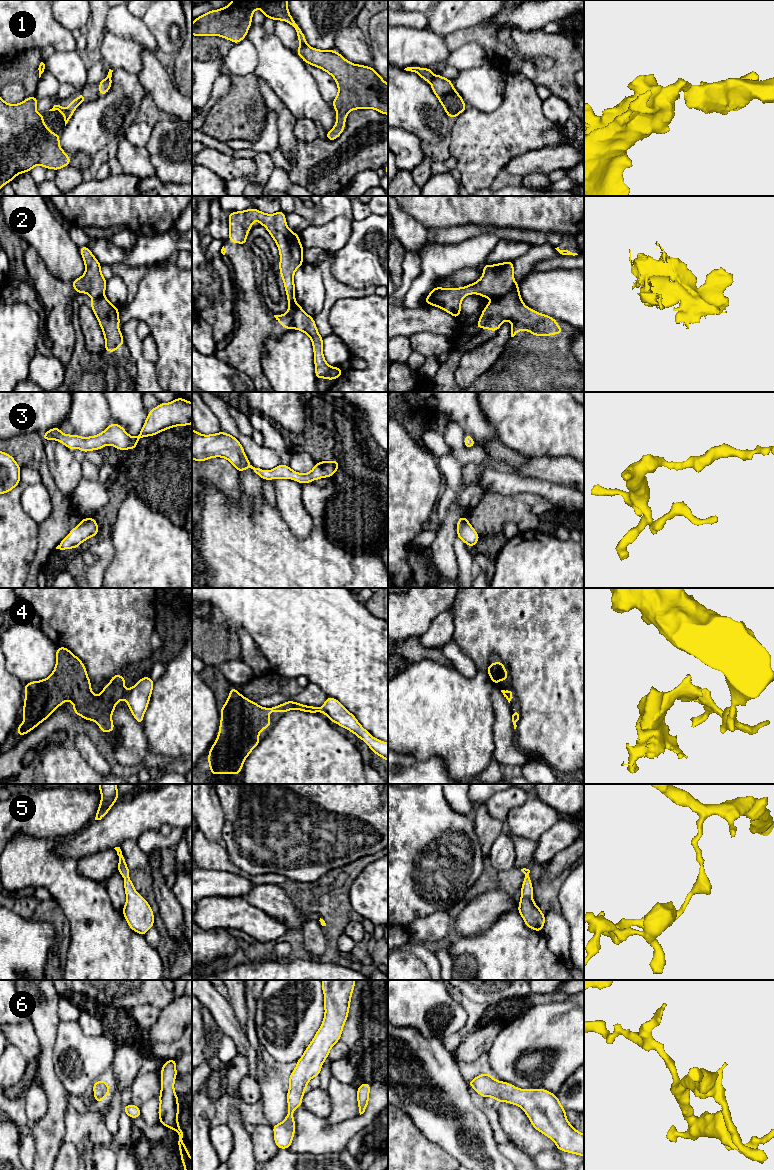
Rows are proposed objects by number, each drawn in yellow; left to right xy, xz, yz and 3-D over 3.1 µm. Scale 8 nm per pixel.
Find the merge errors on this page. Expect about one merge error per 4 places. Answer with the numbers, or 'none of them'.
2, 4

